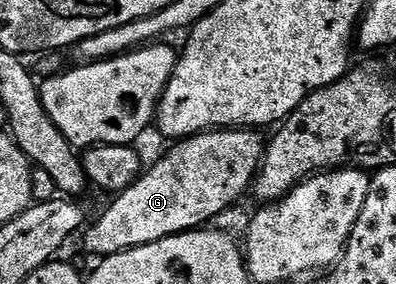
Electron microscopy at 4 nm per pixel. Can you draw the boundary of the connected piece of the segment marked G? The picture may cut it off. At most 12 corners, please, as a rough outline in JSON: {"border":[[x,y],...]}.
{"border":[[195,133],[85,230],[95,258],[205,226],[253,186],[264,137]]}

